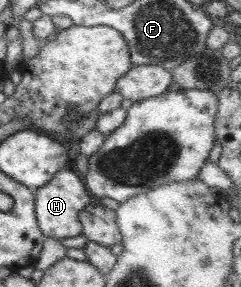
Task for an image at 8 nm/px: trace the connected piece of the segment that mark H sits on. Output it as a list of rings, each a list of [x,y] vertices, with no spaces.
[[[64,168],[59,170],[50,182],[33,191],[35,193],[35,215],[44,236],[61,239],[82,234],[83,228],[78,213],[90,202],[90,196],[79,173],[73,168]]]

